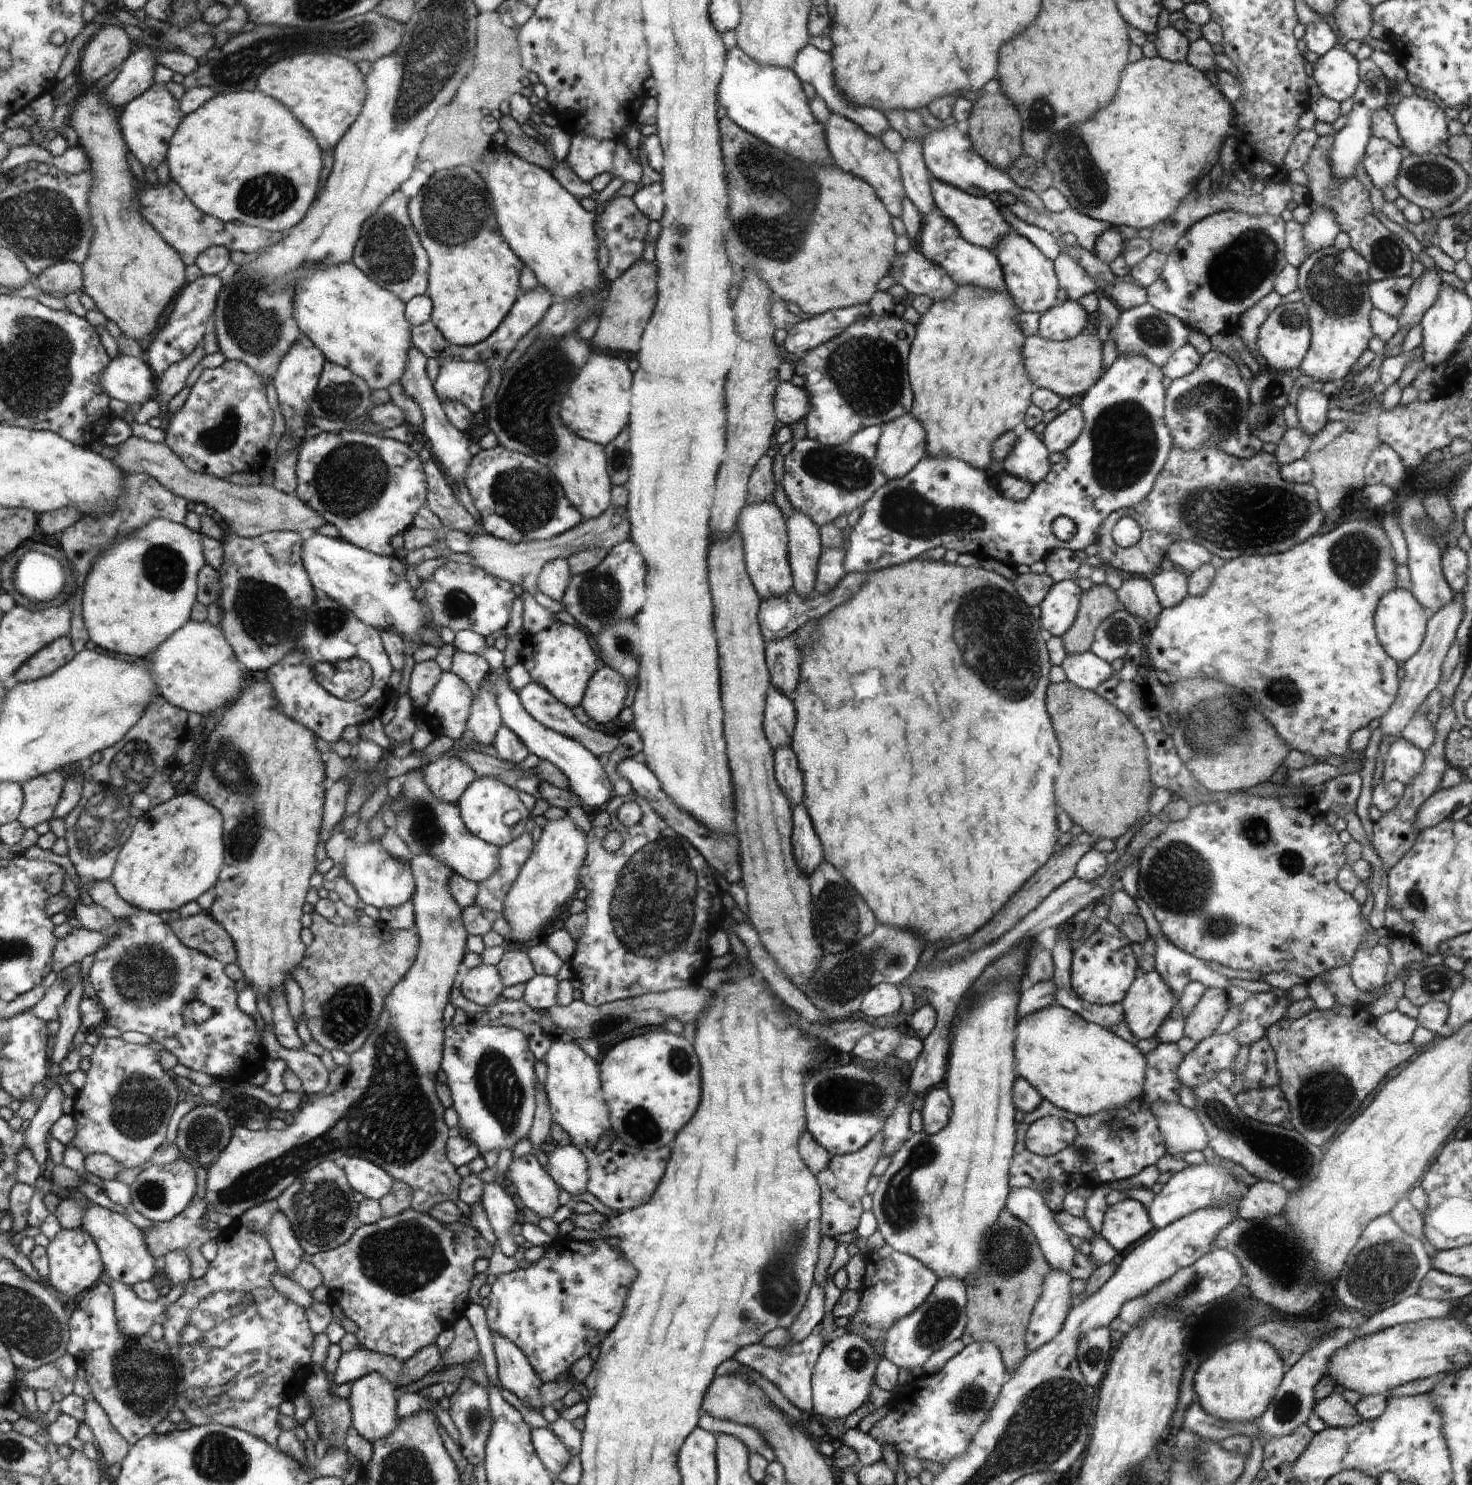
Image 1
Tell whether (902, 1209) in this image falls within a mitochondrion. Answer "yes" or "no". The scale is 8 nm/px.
yes

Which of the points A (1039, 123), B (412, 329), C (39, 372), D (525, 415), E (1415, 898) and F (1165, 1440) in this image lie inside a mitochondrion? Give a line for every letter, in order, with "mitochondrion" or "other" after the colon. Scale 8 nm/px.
A: mitochondrion
B: other
C: mitochondrion
D: mitochondrion
E: mitochondrion
F: other

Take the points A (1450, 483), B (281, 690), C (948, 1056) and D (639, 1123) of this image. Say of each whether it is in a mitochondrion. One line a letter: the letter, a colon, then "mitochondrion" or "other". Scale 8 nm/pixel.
A: other
B: other
C: other
D: mitochondrion

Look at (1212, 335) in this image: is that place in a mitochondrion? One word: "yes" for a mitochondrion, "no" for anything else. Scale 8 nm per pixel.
no

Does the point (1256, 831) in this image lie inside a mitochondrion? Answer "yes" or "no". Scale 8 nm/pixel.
yes

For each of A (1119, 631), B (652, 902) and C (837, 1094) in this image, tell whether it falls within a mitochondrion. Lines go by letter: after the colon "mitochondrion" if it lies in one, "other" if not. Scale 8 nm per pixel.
A: mitochondrion
B: mitochondrion
C: mitochondrion

